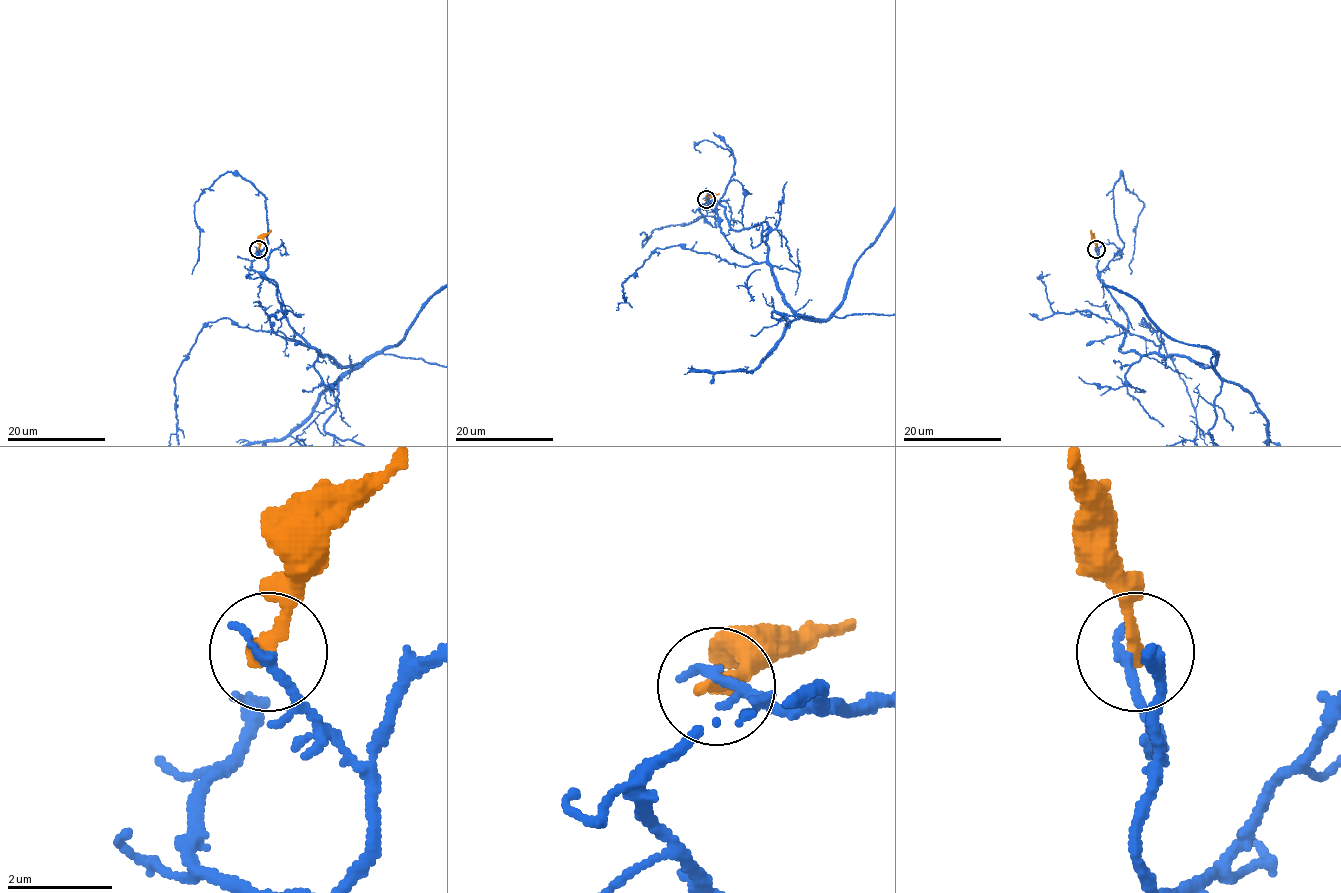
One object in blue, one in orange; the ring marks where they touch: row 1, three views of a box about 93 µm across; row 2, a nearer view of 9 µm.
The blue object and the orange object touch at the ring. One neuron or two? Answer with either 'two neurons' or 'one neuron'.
two neurons

